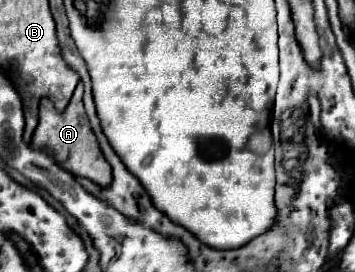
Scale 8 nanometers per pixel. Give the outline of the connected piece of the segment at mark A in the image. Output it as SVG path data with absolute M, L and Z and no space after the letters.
M81 83L77 85L77 89L75 89L75 93L73 93L73 97L71 97L71 101L63 113L57 113L53 103L49 99L43 99L41 107L39 107L39 125L33 133L31 147L33 149L47 149L49 153L53 153L53 159L57 161L57 165L61 165L65 171L69 171L77 177L91 179L99 187L107 189L111 185L111 167L103 159L101 149L97 145L97 139L89 129L89 121L87 121L81 99L83 99Z

